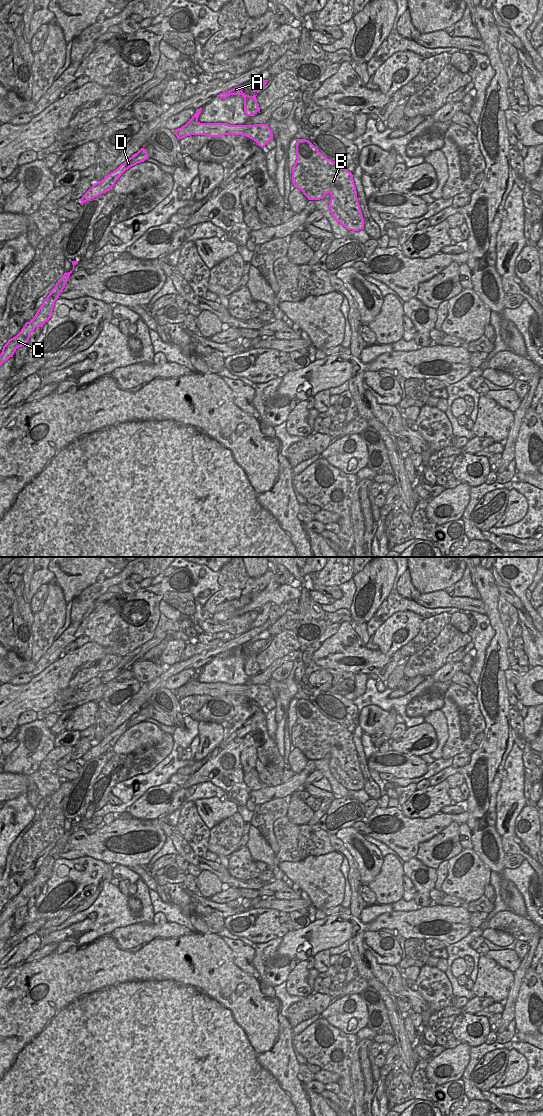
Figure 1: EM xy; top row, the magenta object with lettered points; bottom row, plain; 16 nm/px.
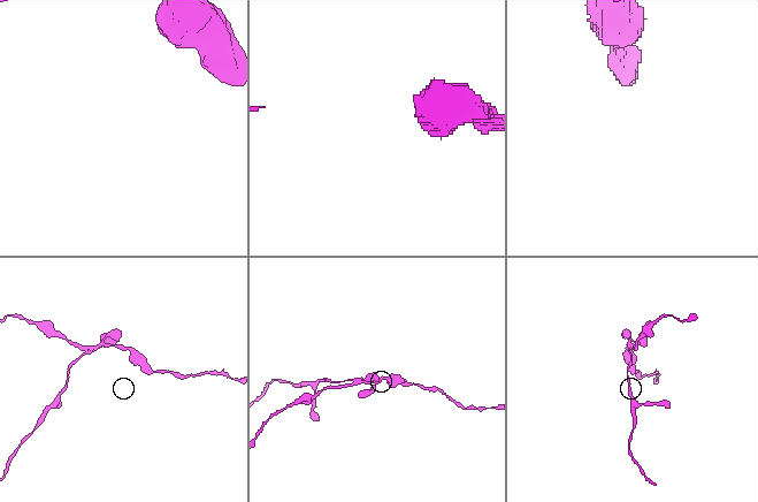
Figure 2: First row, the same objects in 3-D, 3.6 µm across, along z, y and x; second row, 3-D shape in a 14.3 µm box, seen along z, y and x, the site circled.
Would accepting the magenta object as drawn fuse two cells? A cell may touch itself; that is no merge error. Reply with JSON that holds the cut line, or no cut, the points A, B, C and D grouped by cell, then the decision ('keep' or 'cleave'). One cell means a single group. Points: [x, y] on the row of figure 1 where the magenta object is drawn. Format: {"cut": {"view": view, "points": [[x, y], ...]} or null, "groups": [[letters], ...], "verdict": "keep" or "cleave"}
{"cut": {"view": "xy", "points": [[197, 120], [187, 122], [181, 128]]}, "groups": [["A", "C", "D"], ["B"]], "verdict": "cleave"}

